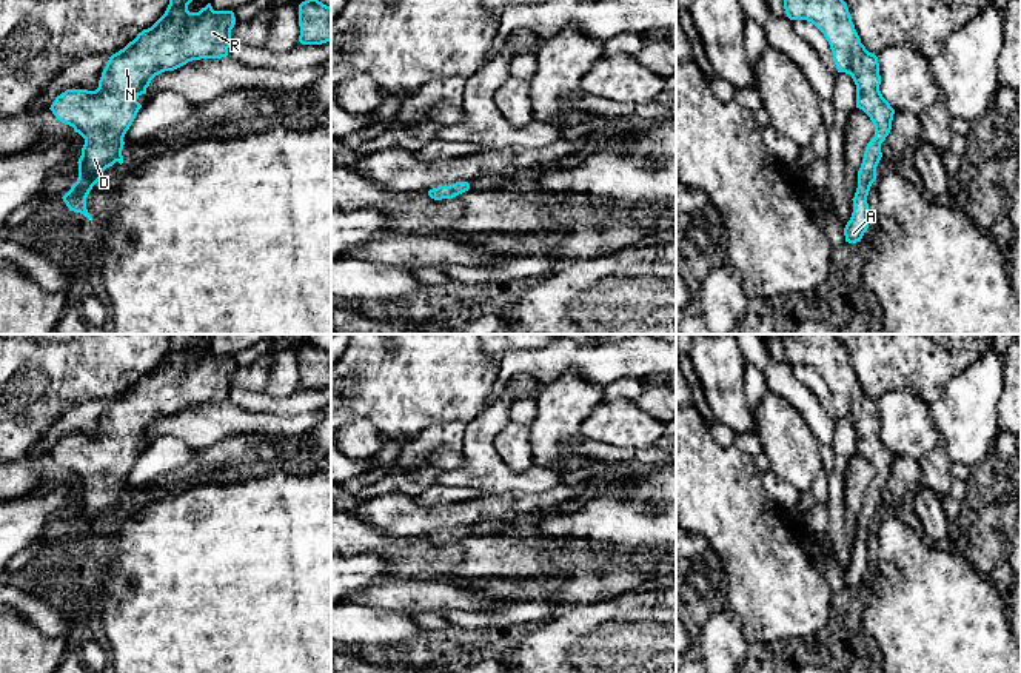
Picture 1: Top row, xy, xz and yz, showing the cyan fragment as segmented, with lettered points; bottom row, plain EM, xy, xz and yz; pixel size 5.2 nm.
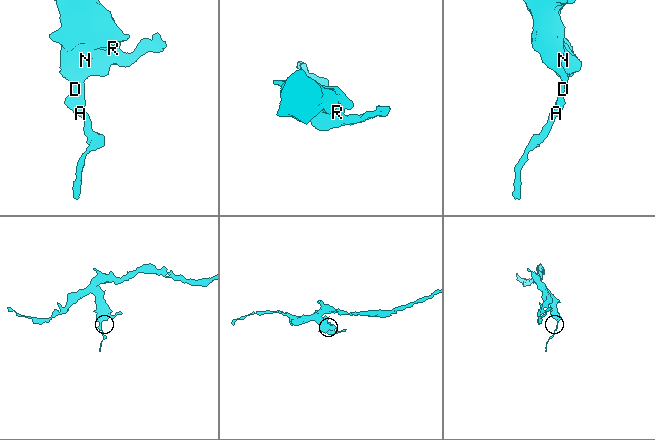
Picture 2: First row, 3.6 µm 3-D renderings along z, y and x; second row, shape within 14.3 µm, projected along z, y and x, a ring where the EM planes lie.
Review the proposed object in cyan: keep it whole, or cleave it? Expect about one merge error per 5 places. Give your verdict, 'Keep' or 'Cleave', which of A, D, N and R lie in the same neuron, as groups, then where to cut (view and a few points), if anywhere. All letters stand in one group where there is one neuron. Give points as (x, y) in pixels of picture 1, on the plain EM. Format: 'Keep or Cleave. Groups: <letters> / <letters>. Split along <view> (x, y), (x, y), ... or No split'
Keep. Groups: A D N R. No split

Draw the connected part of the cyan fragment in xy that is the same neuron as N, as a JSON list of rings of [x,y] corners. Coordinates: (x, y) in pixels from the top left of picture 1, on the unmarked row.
[[[171,334],[165,359],[151,373],[139,377],[123,394],[109,402],[95,436],[66,434],[52,447],[49,454],[57,465],[72,471],[85,484],[82,501],[77,507],[79,524],[62,542],[69,556],[80,557],[92,565],[86,554],[86,542],[92,531],[103,524],[106,513],[115,507],[123,508],[123,482],[142,453],[137,444],[146,439],[146,433],[156,420],[174,416],[192,405],[228,400],[228,393],[233,388],[231,374],[236,370],[234,357],[214,356],[211,348],[199,357],[189,357],[188,350],[196,340],[202,340],[200,334]]]

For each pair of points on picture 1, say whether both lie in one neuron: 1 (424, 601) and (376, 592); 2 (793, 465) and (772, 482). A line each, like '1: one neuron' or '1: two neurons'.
1: one neuron
2: two neurons

